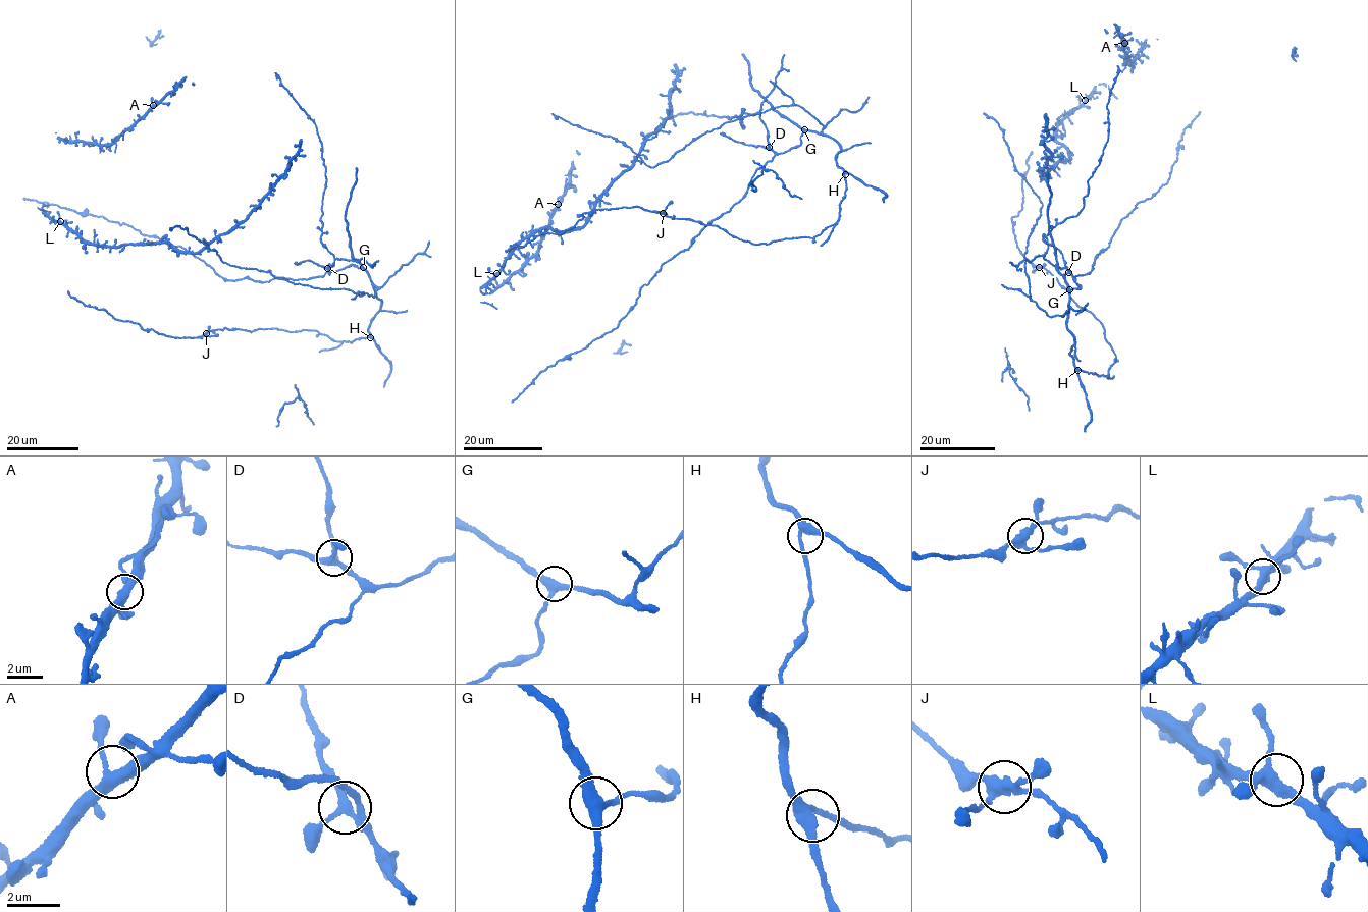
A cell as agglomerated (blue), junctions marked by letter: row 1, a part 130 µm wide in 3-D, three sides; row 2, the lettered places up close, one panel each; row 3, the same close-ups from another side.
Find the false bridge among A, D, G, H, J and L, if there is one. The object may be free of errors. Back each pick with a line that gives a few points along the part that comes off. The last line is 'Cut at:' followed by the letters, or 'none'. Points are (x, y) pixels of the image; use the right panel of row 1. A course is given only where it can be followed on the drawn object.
Cut at: none

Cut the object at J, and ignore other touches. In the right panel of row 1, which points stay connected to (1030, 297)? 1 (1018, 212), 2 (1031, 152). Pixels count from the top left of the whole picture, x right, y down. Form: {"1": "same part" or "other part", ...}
{"1": "other part", "2": "other part"}

